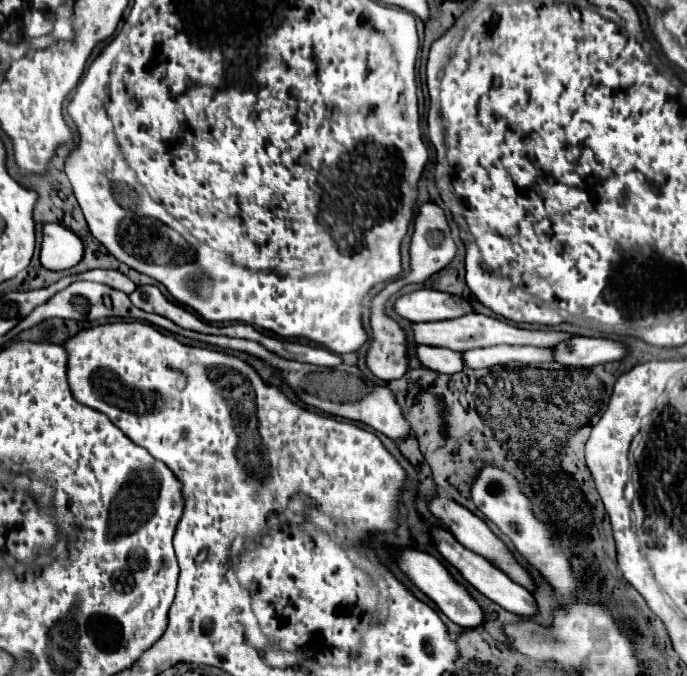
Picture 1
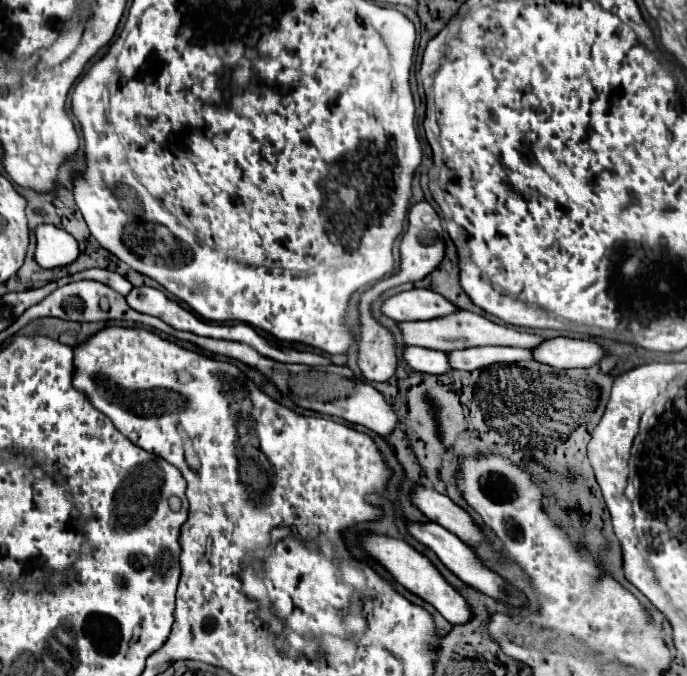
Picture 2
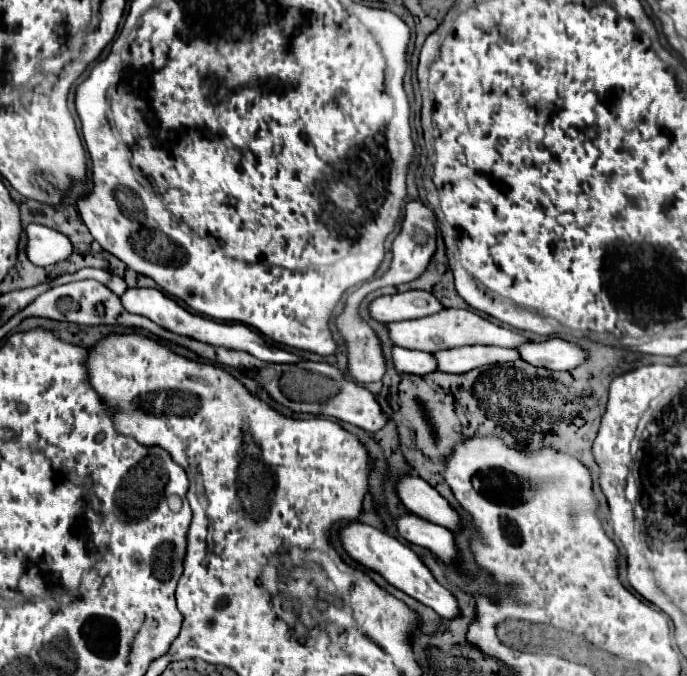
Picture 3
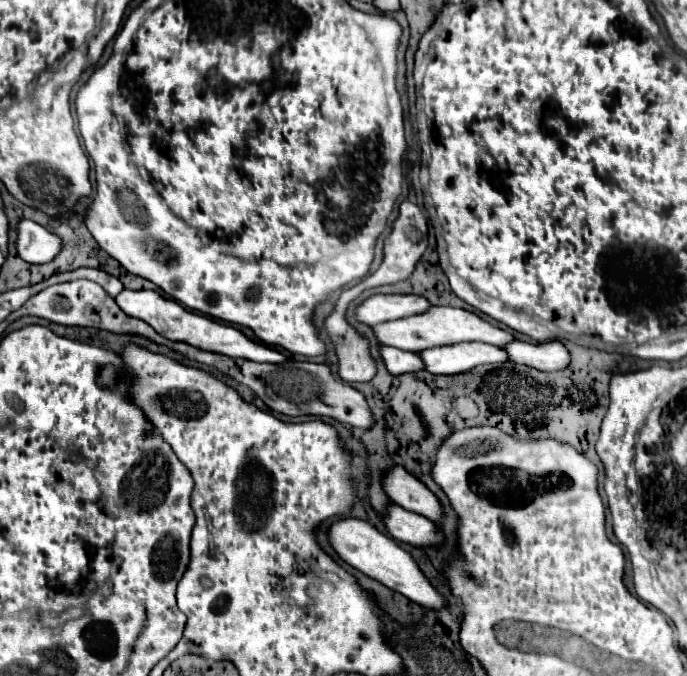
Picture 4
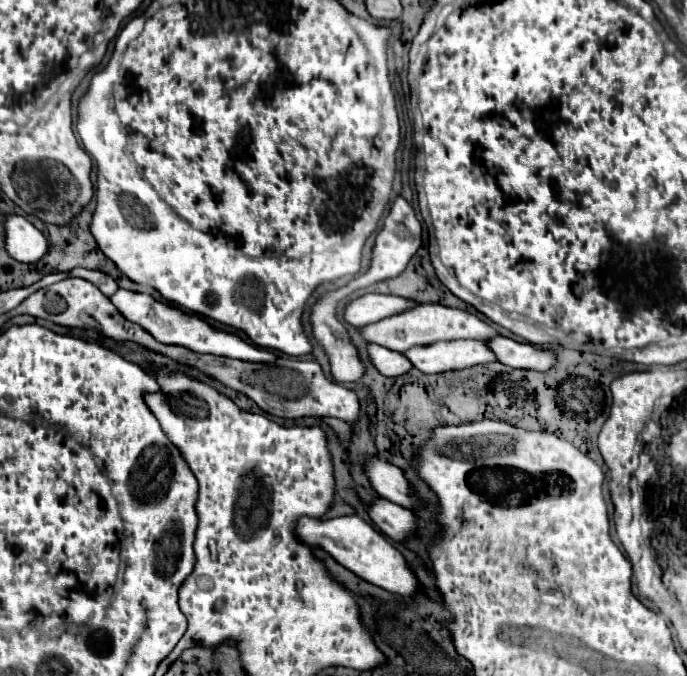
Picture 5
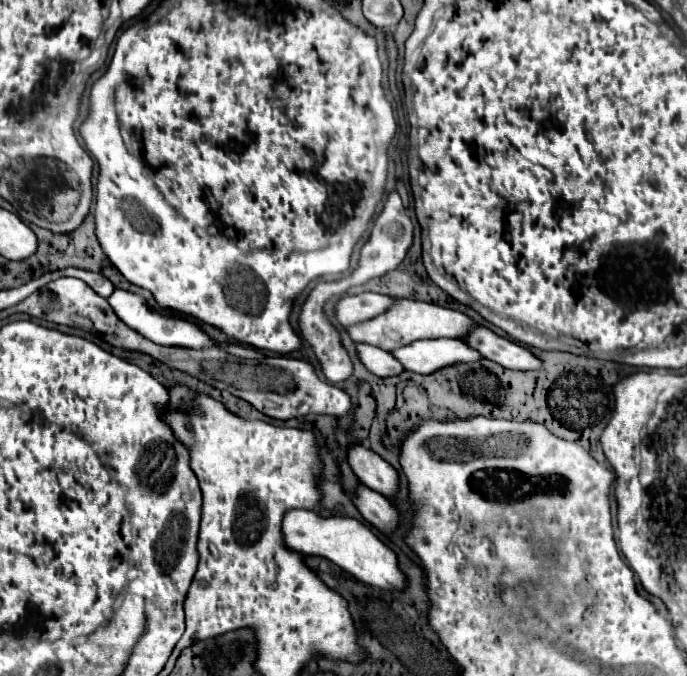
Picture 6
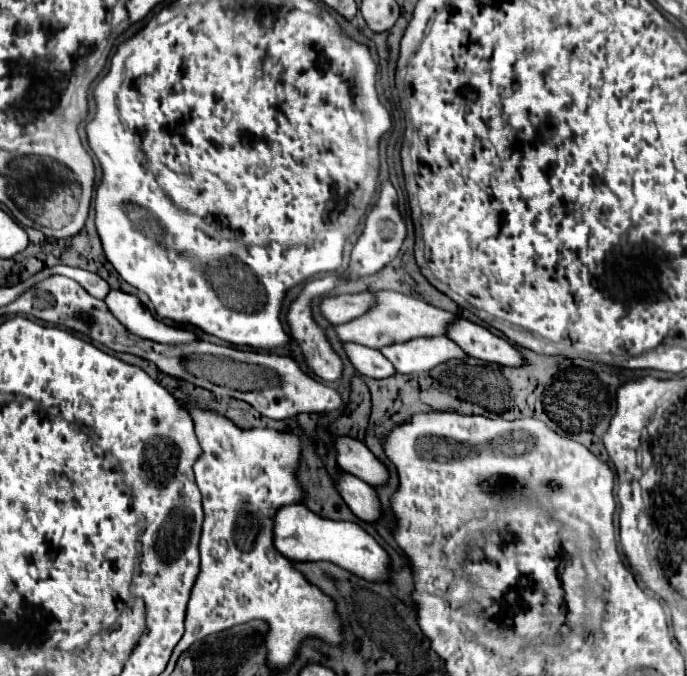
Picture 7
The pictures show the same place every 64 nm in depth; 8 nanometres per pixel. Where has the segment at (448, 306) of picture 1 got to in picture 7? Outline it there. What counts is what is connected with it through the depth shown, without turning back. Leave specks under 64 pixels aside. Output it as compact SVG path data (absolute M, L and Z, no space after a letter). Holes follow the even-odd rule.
M370 292L362 294L340 294L340 296L326 296L320 302L320 312L330 324L344 324L352 318L364 314L372 306Z

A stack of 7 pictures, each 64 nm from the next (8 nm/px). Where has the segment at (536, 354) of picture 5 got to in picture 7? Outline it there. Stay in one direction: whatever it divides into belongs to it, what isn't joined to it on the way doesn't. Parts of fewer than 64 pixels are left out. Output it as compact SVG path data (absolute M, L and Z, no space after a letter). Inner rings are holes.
M456 318L452 322L452 328L448 328L446 332L446 338L454 340L454 344L458 344L472 358L502 364L502 366L524 364L524 358L508 340L492 334L490 330L466 318Z

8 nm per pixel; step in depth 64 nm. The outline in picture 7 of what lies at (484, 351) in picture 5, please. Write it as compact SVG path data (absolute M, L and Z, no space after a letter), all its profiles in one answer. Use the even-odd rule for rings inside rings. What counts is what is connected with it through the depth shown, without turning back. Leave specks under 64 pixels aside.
M444 336L416 338L404 344L390 344L388 348L380 348L380 352L392 362L398 374L432 370L436 364L466 356L462 348L458 348L452 340Z

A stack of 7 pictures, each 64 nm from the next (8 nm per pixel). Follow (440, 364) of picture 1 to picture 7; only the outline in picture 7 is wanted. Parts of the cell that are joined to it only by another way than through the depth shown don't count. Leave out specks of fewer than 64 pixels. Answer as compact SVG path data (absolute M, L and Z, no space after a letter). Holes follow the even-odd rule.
M344 344L342 348L344 348L348 360L352 362L352 366L362 376L388 378L388 376L392 376L396 372L392 368L392 364L374 348L366 348L366 346L360 346L360 344Z

